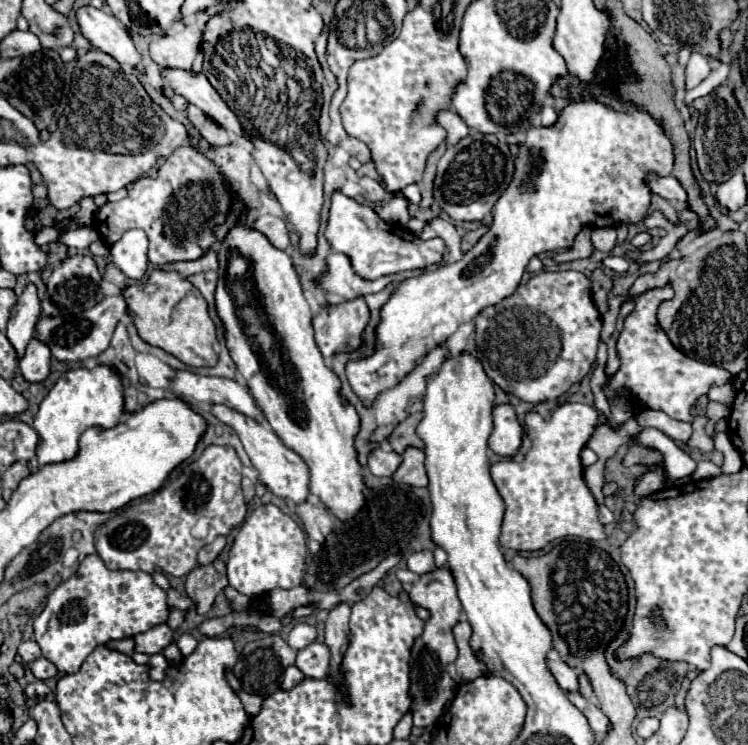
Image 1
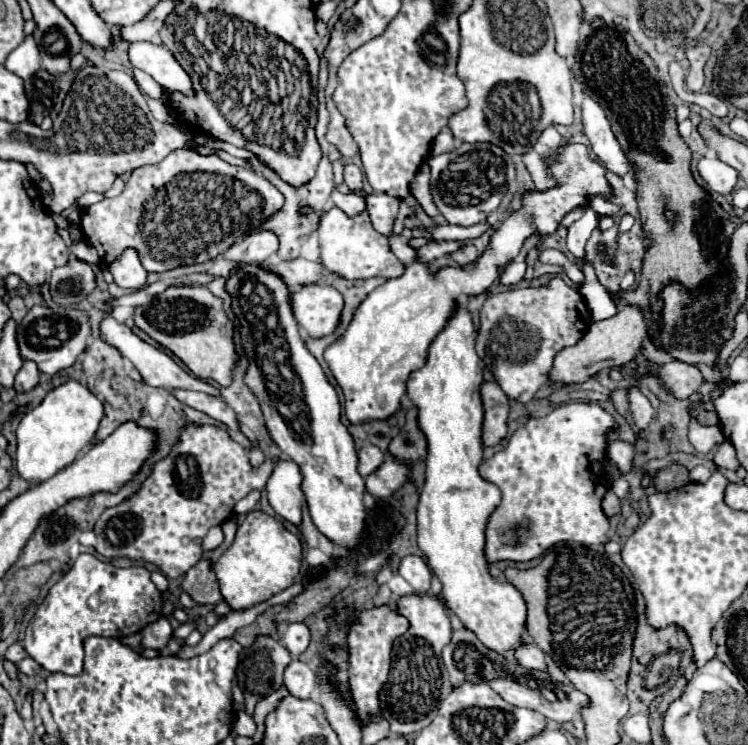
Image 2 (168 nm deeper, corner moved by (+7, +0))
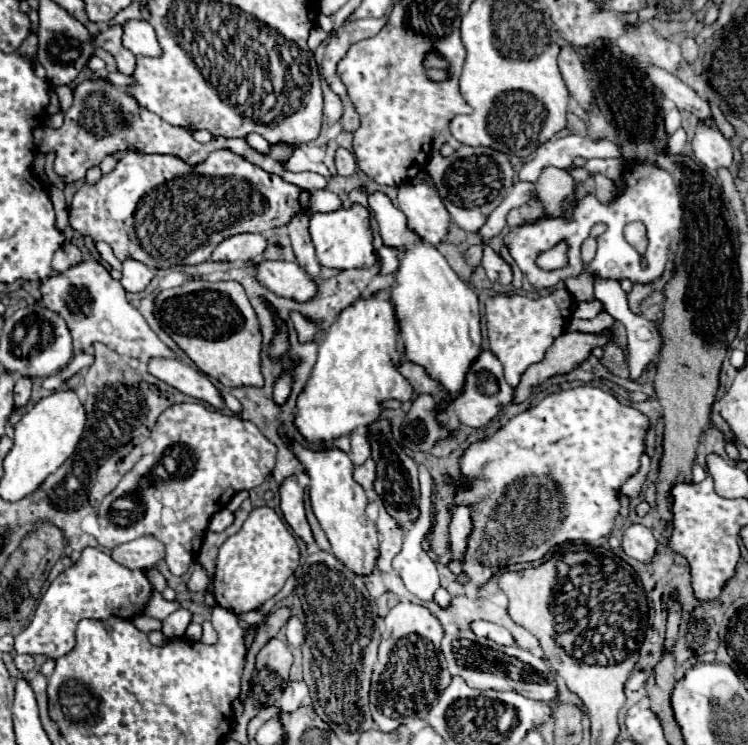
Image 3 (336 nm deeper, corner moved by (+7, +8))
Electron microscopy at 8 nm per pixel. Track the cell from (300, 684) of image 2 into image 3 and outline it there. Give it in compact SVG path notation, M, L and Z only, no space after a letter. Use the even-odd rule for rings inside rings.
M289 682L287 688L283 690L283 696L281 696L281 702L279 702L281 712L297 710L303 704L307 694L309 694L309 690L305 688L305 682Z

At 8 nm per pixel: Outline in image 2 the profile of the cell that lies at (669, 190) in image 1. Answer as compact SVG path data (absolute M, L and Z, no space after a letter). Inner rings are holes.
M583 92L583 102L581 102L581 122L583 122L583 132L589 138L593 152L599 156L605 168L619 176L623 176L625 172L633 174L631 164L625 160L625 154L621 152L621 146L617 144L617 138L613 136L613 130L609 126L609 120L603 108L585 92Z

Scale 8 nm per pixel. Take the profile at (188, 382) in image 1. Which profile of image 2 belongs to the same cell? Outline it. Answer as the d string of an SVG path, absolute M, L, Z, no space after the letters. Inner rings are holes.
M107 314L107 316L99 322L99 330L101 330L103 340L105 340L109 346L117 348L123 358L127 358L127 360L133 362L133 366L139 370L139 374L141 374L141 378L143 378L145 384L149 384L149 386L161 386L161 388L165 388L165 390L189 388L189 390L199 390L199 392L207 392L207 394L219 394L213 386L209 386L207 382L203 382L203 380L195 378L193 374L189 374L189 372L187 372L181 364L177 364L175 358L171 358L167 352L163 352L163 350L147 344L145 340L141 340L127 324L117 322L111 314Z

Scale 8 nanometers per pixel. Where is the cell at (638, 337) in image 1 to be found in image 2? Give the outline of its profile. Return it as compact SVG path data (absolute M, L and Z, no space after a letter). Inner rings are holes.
M643 362L639 366L639 370L643 374L655 370L663 380L665 386L669 388L669 392L673 392L677 398L689 398L703 382L701 372L685 362L669 362L669 364L651 364L651 362Z

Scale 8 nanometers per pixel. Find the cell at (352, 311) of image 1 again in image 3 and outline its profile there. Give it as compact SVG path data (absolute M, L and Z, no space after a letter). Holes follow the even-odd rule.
M263 260L257 266L259 280L277 296L295 302L309 302L317 296L317 282L309 280L295 262L269 262Z

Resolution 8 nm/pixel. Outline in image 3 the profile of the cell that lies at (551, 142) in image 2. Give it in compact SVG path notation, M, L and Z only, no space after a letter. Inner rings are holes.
M555 136L537 148L533 160L519 170L521 180L537 182L543 168L569 168L575 158L619 158L619 144L591 140L589 136Z

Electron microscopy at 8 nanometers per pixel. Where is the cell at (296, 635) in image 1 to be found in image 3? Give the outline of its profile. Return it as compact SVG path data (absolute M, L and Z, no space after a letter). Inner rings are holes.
M291 616L289 622L287 622L287 642L289 642L289 646L301 646L303 640L305 640L303 624L299 622L297 616Z

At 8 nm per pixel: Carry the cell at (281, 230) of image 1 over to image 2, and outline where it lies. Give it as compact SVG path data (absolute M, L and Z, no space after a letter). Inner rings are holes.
M253 232L245 236L245 240L233 244L223 256L231 262L251 264L251 262L263 262L271 258L277 252L277 236L273 232Z

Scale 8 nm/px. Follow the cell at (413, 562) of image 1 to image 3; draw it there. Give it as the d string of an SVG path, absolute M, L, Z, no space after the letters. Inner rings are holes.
M418 464L419 470L419 483L420 483L420 495L419 495L419 517L410 522L405 536L405 542L403 542L403 550L393 558L393 568L397 570L397 574L403 578L405 586L409 592L413 592L419 600L433 600L433 594L435 590L439 588L439 574L437 574L437 568L435 568L435 562L431 560L431 556L423 550L421 542L427 531L430 528L430 507L431 507L431 488L432 477L423 464Z

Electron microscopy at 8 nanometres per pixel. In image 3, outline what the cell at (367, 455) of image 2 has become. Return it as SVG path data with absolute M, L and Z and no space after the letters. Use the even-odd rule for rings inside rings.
M351 434L351 460L355 464L363 464L369 458L369 440L363 434Z

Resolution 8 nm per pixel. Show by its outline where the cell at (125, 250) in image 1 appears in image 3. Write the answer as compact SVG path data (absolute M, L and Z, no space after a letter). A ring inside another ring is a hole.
M133 258L123 260L121 274L123 274L121 276L121 284L123 284L123 288L127 292L141 292L153 278L151 270L145 264L141 264L141 262L133 260Z

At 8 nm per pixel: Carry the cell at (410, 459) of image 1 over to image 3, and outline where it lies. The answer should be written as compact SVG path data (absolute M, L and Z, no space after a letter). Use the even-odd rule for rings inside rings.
M369 458L365 464L361 464L361 466L357 466L355 468L355 482L357 484L361 484L365 490L373 490L373 480L377 478L377 470L375 470L375 464L373 464L373 460Z

